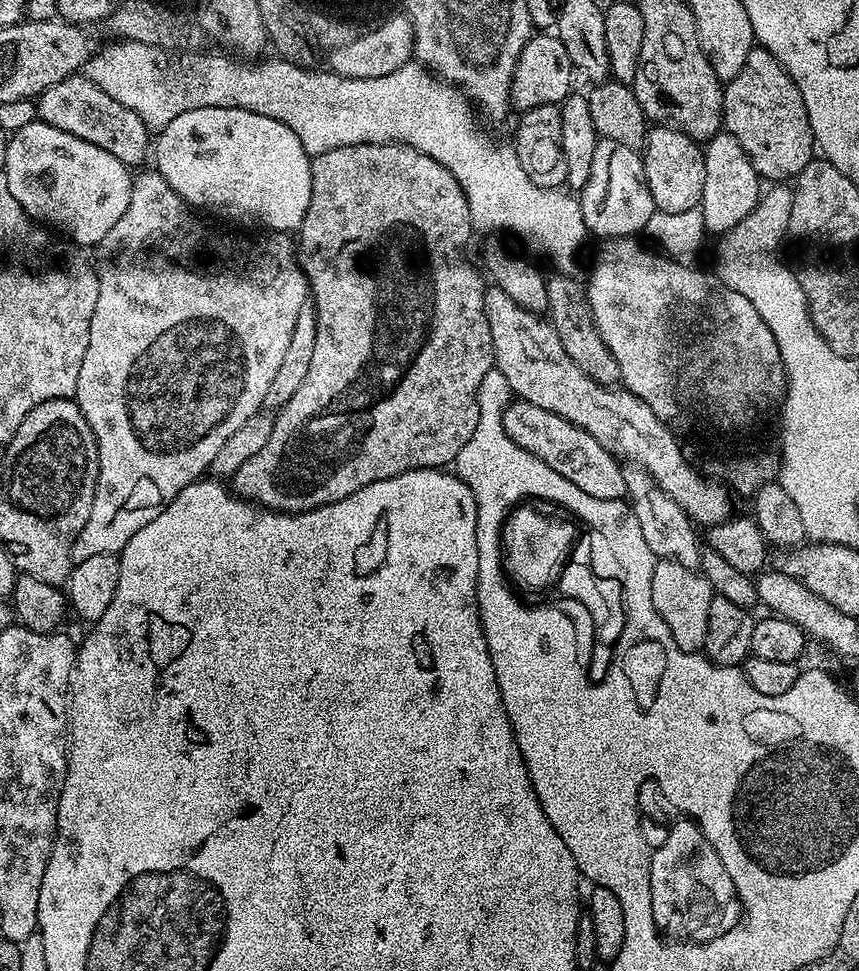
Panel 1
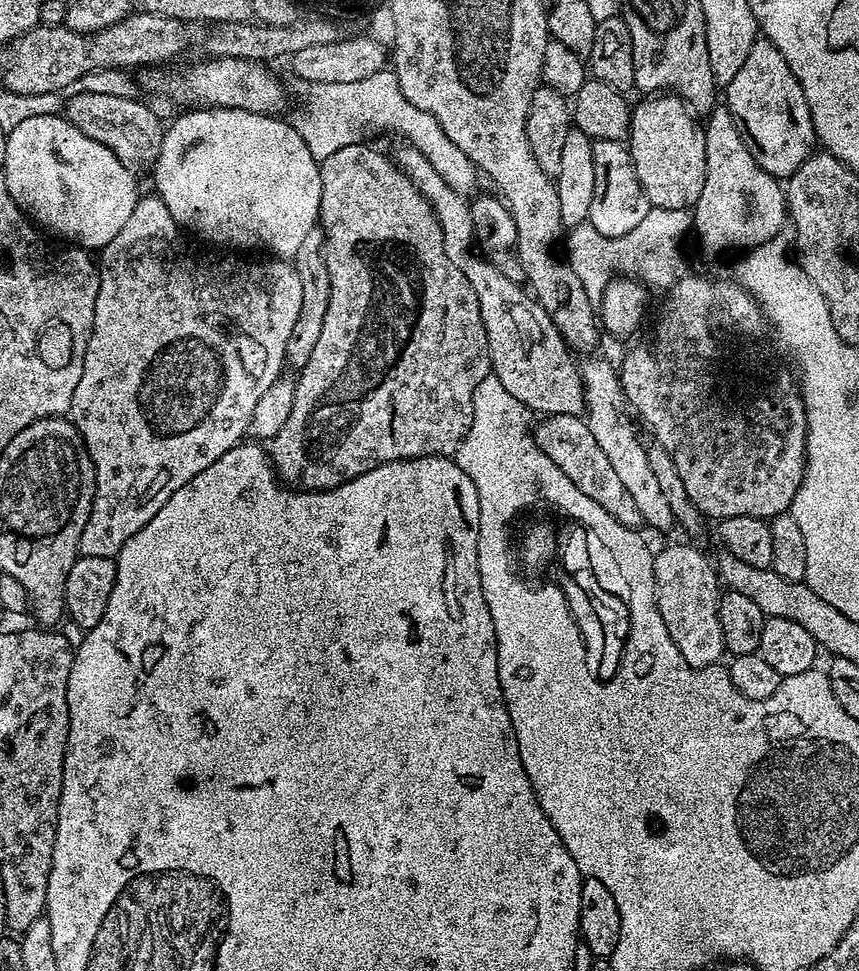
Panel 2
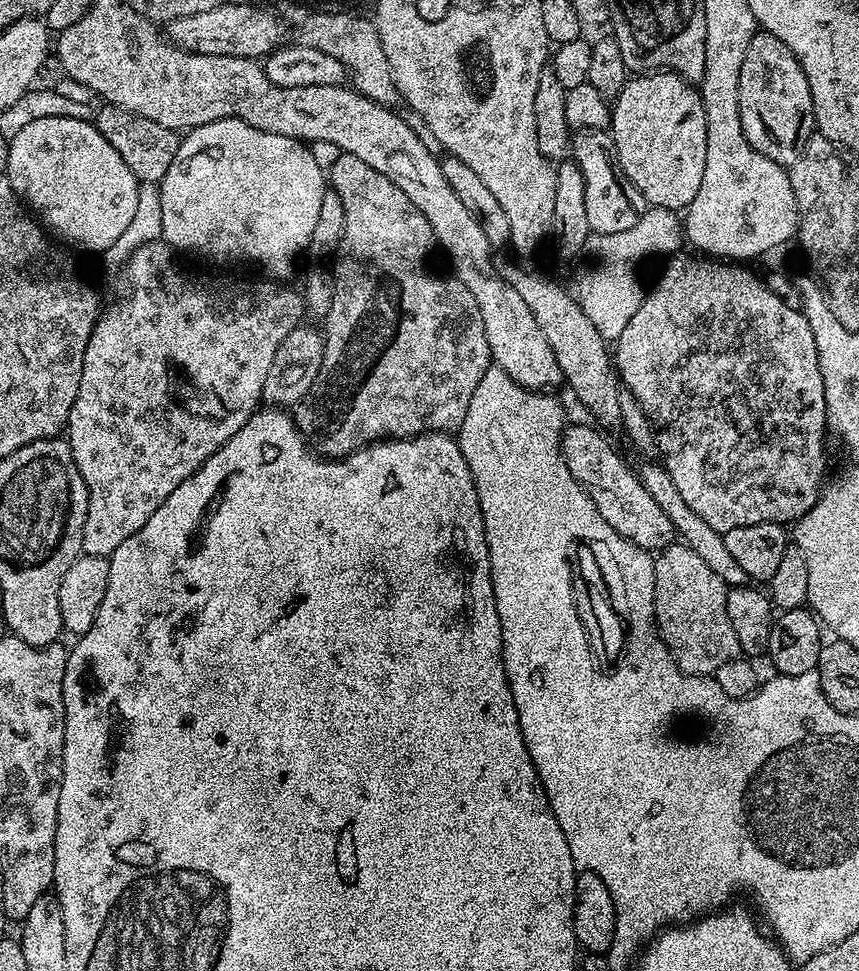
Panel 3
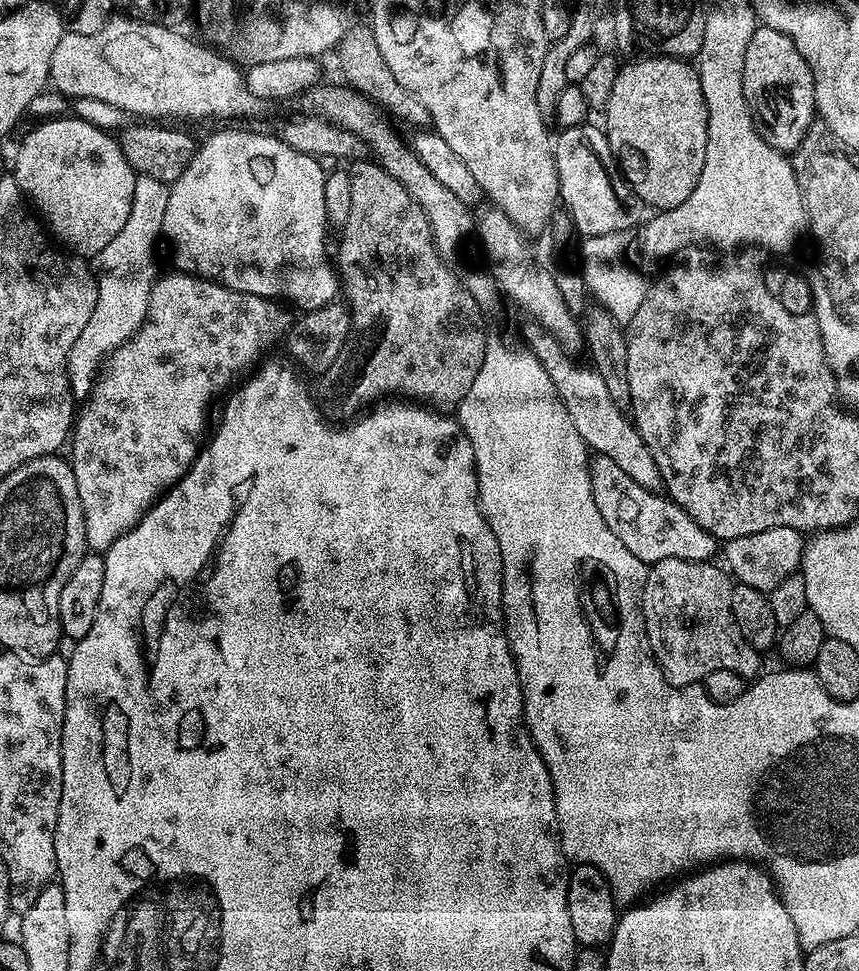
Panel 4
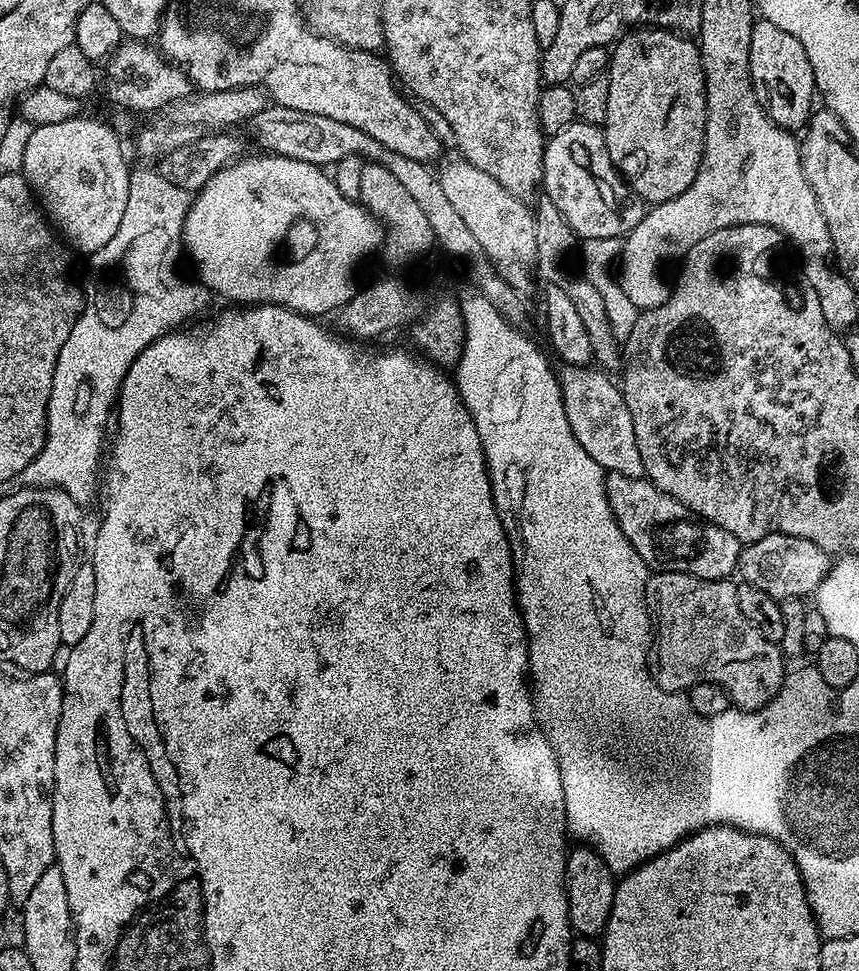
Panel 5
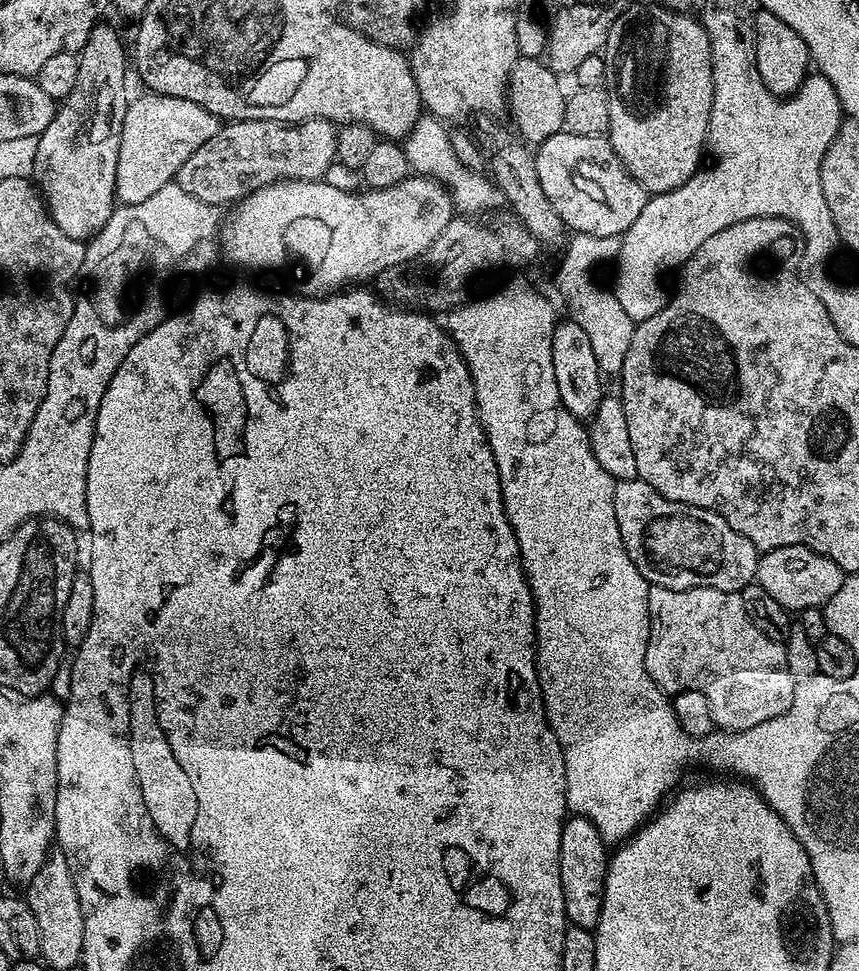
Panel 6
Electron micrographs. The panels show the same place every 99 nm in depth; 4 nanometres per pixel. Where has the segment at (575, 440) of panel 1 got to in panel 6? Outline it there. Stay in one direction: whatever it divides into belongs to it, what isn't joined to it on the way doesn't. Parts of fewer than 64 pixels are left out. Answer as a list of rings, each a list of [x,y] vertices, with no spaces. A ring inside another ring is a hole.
[[[639,478],[635,480],[617,480],[614,486],[614,514],[618,518],[618,530],[630,554],[630,562],[638,566],[638,574],[648,580],[652,586],[666,586],[670,590],[690,590],[691,588],[713,588],[727,592],[740,592],[756,578],[756,567],[761,553],[750,542],[742,538],[718,514],[701,508],[687,508],[685,504],[670,502],[662,498]]]

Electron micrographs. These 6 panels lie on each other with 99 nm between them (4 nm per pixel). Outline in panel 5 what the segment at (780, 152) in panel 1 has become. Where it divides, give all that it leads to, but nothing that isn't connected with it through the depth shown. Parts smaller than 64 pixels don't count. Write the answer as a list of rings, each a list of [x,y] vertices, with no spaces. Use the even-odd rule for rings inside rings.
[[[763,18],[753,23],[750,34],[750,82],[762,110],[779,128],[800,130],[807,125],[814,111],[812,96],[814,100],[817,95],[810,58],[806,58],[806,50],[802,50],[798,38]]]

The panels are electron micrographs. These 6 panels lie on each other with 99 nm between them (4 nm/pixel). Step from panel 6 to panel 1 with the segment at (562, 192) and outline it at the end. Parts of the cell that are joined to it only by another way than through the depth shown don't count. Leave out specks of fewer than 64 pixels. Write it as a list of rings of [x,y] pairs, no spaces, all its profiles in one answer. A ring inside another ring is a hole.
[[[597,139],[594,163],[586,186],[579,189],[578,199],[584,225],[594,237],[635,237],[636,232],[647,229],[650,218],[656,212],[650,186],[646,182],[644,157],[637,149],[622,146],[622,142]]]

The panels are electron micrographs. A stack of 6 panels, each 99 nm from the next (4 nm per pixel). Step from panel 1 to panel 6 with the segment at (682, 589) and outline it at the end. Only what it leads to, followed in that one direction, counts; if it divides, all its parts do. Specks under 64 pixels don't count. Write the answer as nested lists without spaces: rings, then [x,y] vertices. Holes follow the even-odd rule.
[[[649,587],[647,627],[650,631],[644,665],[648,677],[665,694],[698,690],[710,702],[717,729],[745,732],[790,710],[798,681],[786,666],[788,649],[774,638],[766,638],[750,622],[739,592]]]

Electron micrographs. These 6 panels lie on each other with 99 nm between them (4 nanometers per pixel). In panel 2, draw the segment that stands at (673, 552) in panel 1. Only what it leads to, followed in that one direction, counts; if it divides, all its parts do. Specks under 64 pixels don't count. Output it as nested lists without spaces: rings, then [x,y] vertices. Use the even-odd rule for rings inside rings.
[[[596,358],[585,359],[588,361],[579,365],[584,387],[584,412],[590,434],[594,434],[598,447],[605,452],[606,458],[610,458],[610,466],[614,466],[614,474],[618,474],[618,479],[622,486],[626,486],[630,498],[634,498],[634,506],[638,506],[641,521],[652,528],[673,527],[670,502],[666,502],[664,491],[650,466],[646,444],[636,437],[635,430],[631,428],[632,422],[628,418],[630,412],[626,407],[619,371],[608,360],[592,359]]]

